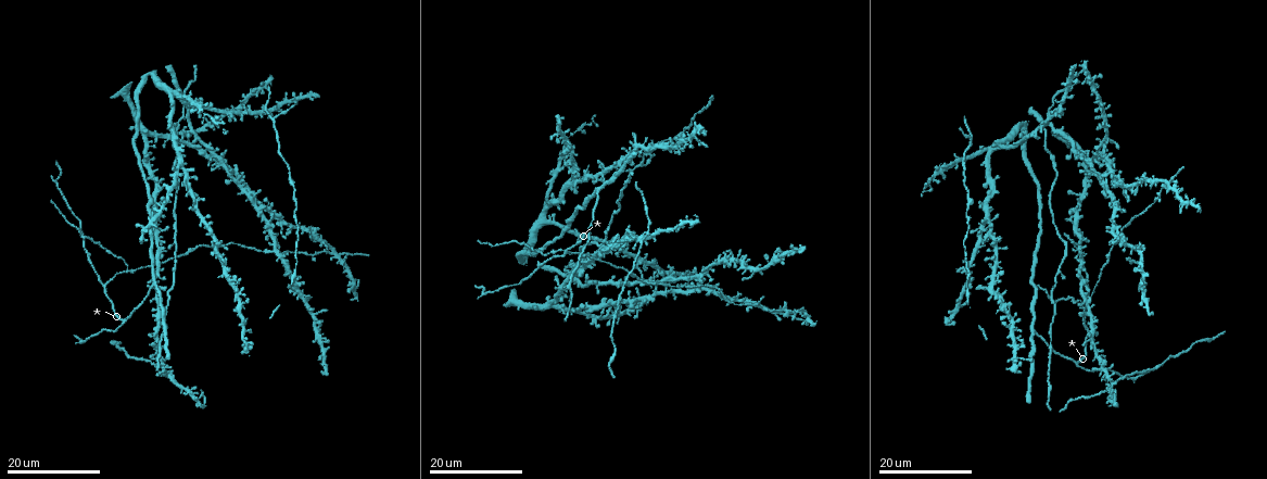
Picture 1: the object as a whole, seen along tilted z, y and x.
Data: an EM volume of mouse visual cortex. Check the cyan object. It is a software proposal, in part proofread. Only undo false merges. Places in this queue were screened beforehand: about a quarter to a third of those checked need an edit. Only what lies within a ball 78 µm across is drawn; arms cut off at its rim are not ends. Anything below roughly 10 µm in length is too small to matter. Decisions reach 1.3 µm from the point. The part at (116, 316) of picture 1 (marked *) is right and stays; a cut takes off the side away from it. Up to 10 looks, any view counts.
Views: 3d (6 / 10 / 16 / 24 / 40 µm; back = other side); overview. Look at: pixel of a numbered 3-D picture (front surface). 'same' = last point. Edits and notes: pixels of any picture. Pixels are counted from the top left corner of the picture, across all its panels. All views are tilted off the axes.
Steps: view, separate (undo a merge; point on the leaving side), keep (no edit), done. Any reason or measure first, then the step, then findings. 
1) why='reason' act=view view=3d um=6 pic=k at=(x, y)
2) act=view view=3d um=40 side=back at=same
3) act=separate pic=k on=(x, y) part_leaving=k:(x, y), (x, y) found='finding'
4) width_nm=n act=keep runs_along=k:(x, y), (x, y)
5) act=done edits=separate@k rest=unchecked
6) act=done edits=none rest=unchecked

act=view view=3d um=24 pic=1 at=(641, 243)

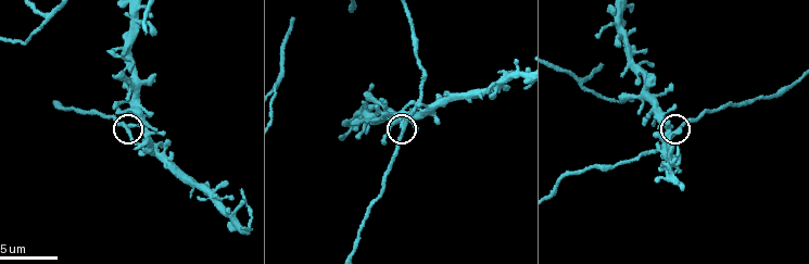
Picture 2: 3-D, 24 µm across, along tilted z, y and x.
why='closer look' act=view view=3d um=10 pic=2 at=(127, 133)

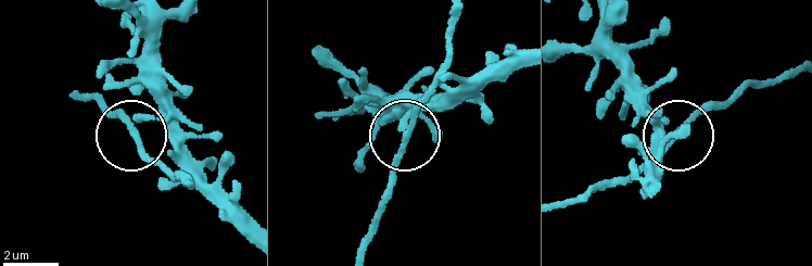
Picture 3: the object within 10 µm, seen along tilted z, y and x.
act=keep found='continuous, no second neuron'

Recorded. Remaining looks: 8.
why='three-way junction' act=view view=3d um=16 pic=2 at=(49, 20)

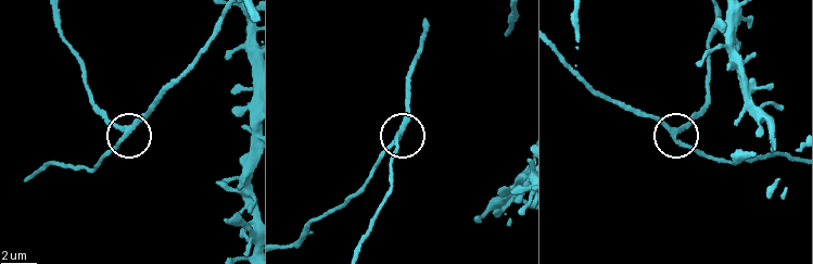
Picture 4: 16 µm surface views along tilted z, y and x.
arms=3 act=keep found='all the same neuron'

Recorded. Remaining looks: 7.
why='arms part here' act=view view=3d um=16 pic=1 at=(1085, 309)

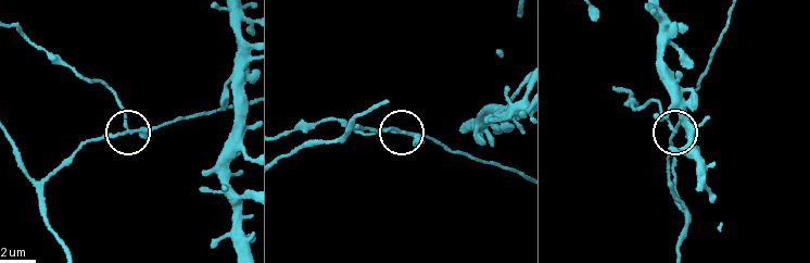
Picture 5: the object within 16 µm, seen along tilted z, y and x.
act=view view=3d um=6 pic=5 at=(672, 130)

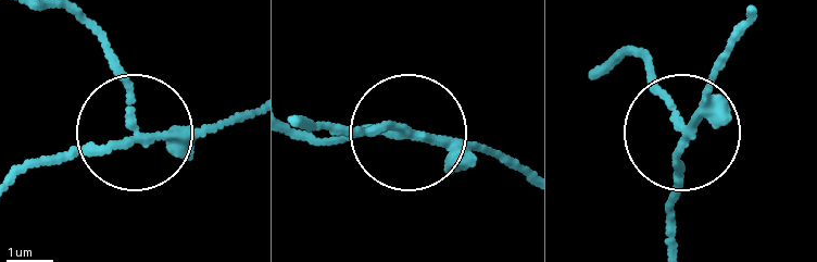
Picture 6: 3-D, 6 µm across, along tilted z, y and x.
width_nm=150 act=separate pic=6 on=(111, 55) part_leaving=6:(127, 127), (120, 66), (72, 13) found='a second neuron is stuck on'

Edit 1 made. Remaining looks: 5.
act=view view=3d um=16 pic=1 at=(577, 314)

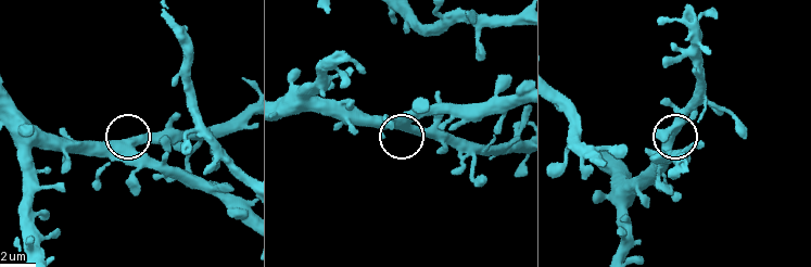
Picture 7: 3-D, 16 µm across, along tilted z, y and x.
act=view view=3d um=6 pic=7 at=(129, 141)

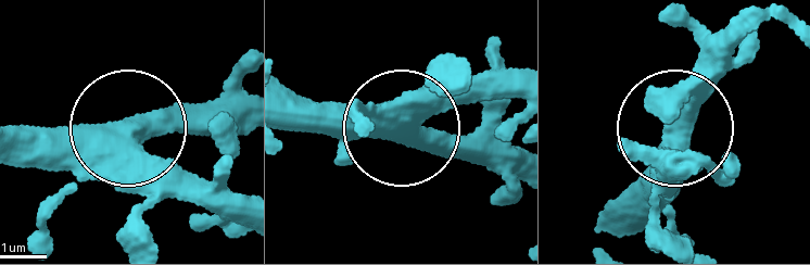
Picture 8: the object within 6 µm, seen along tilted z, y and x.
width_nm=490 act=keep found='all the same neuron'

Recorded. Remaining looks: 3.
act=view view=3d um=16 pic=1 at=(740, 303)

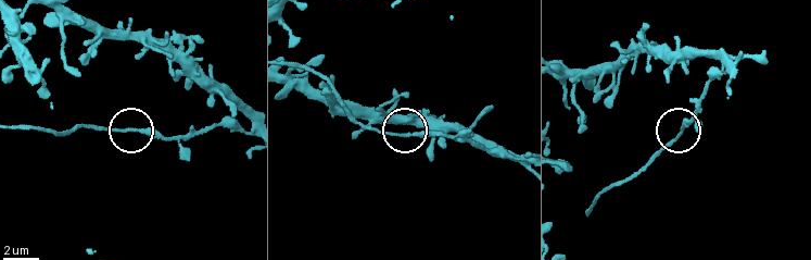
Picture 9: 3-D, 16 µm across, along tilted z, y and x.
act=view view=3d um=6 pic=9 at=(128, 128)

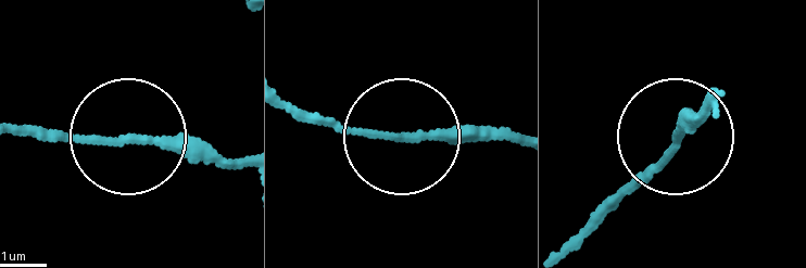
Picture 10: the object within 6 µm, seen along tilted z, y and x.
width_nm=150 act=keep runs_along=10:(14, 125), (106, 142), (188, 137), (243, 165) found='continuous, no second neuron'

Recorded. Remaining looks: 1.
act=done edits=separate@6 rest=unchecked

